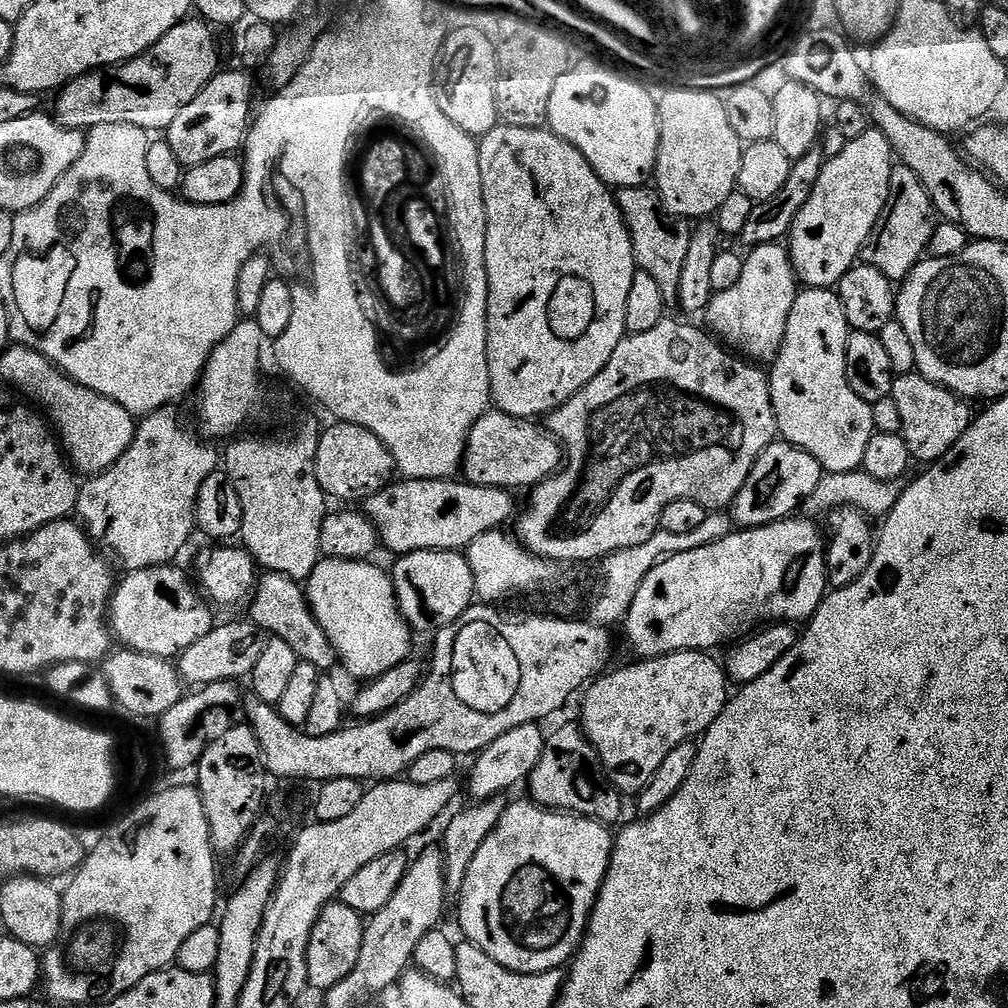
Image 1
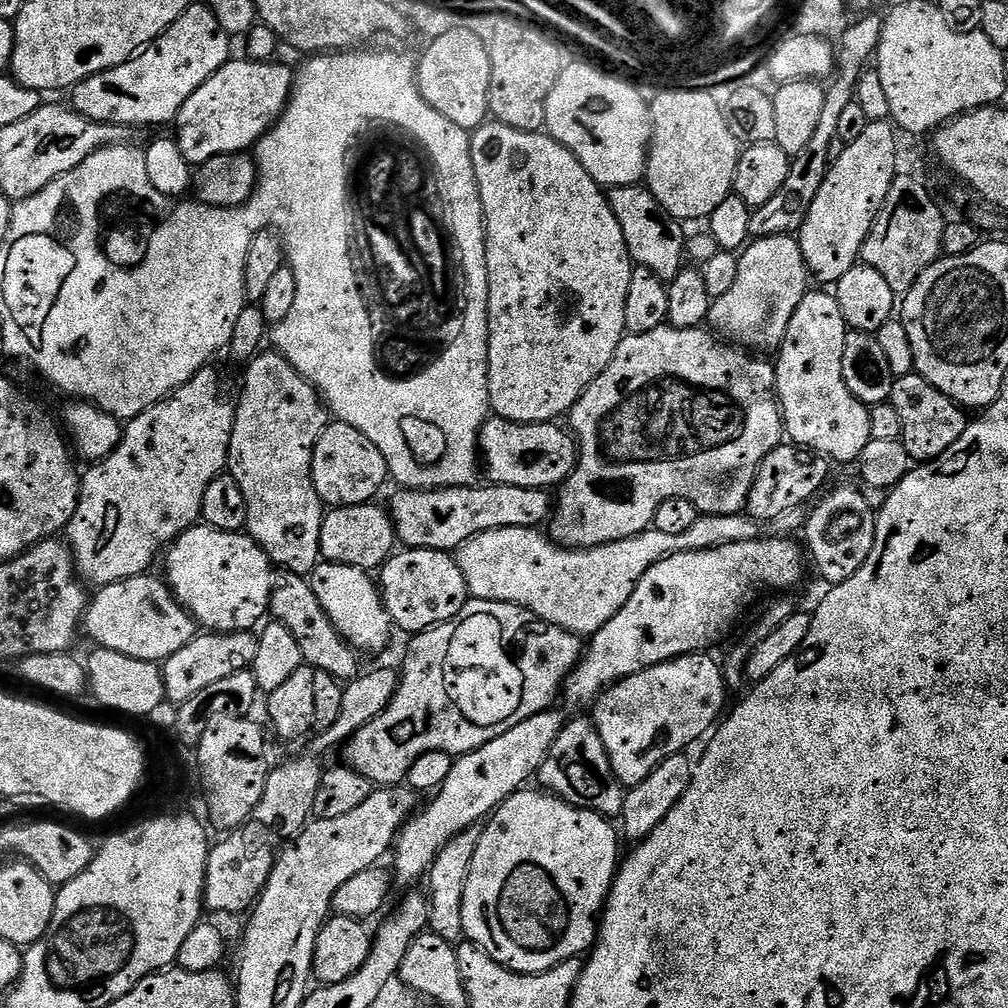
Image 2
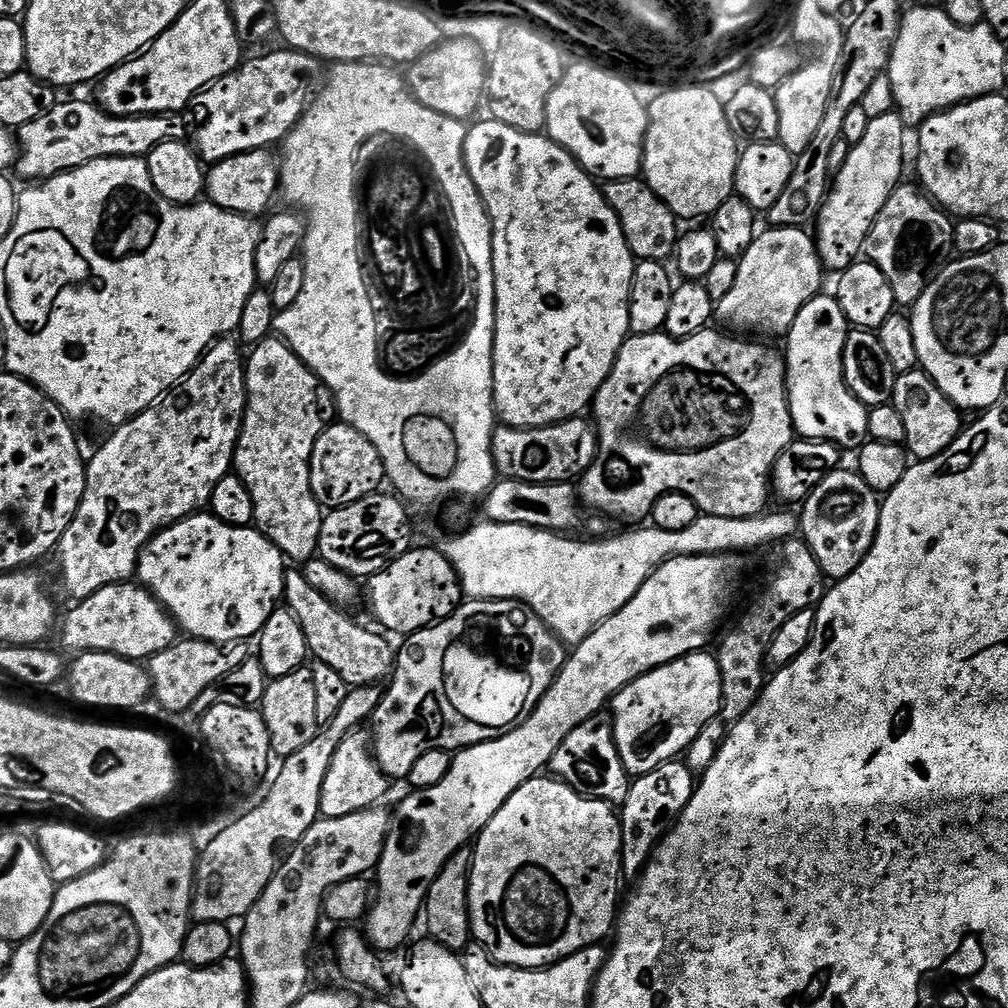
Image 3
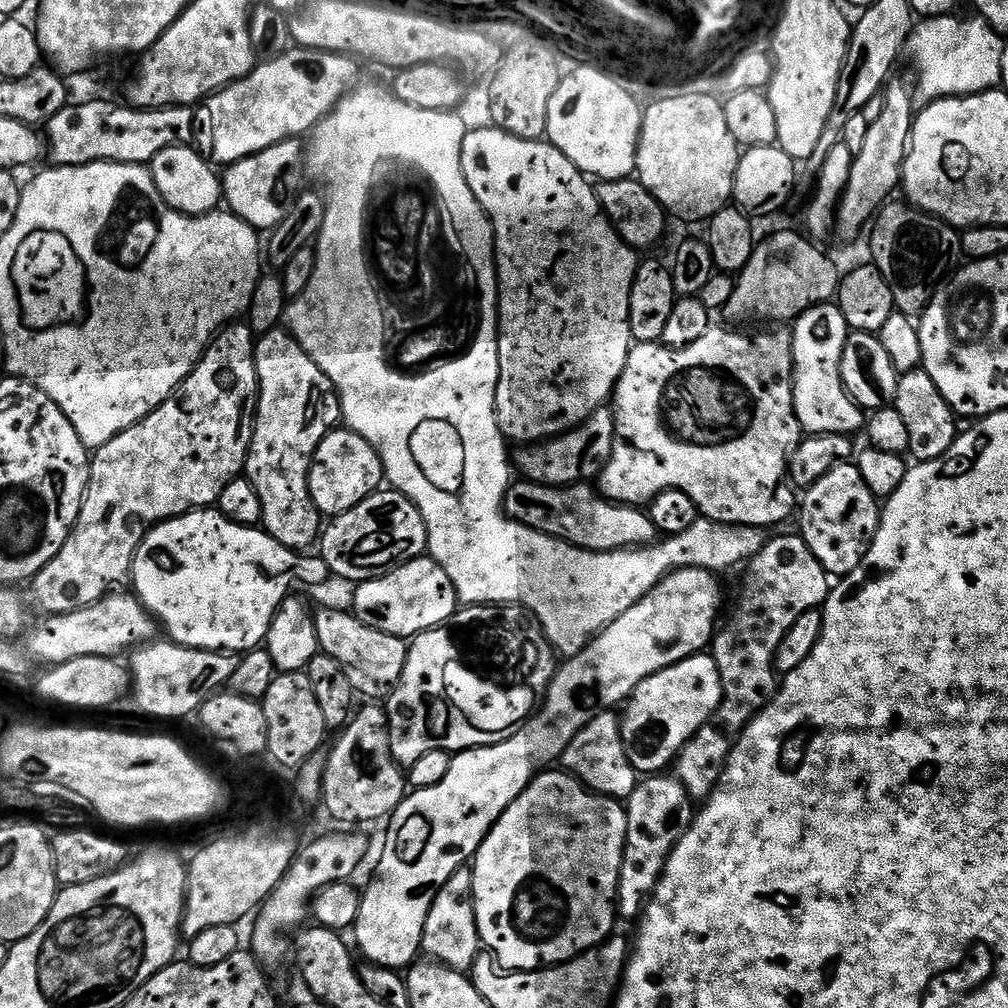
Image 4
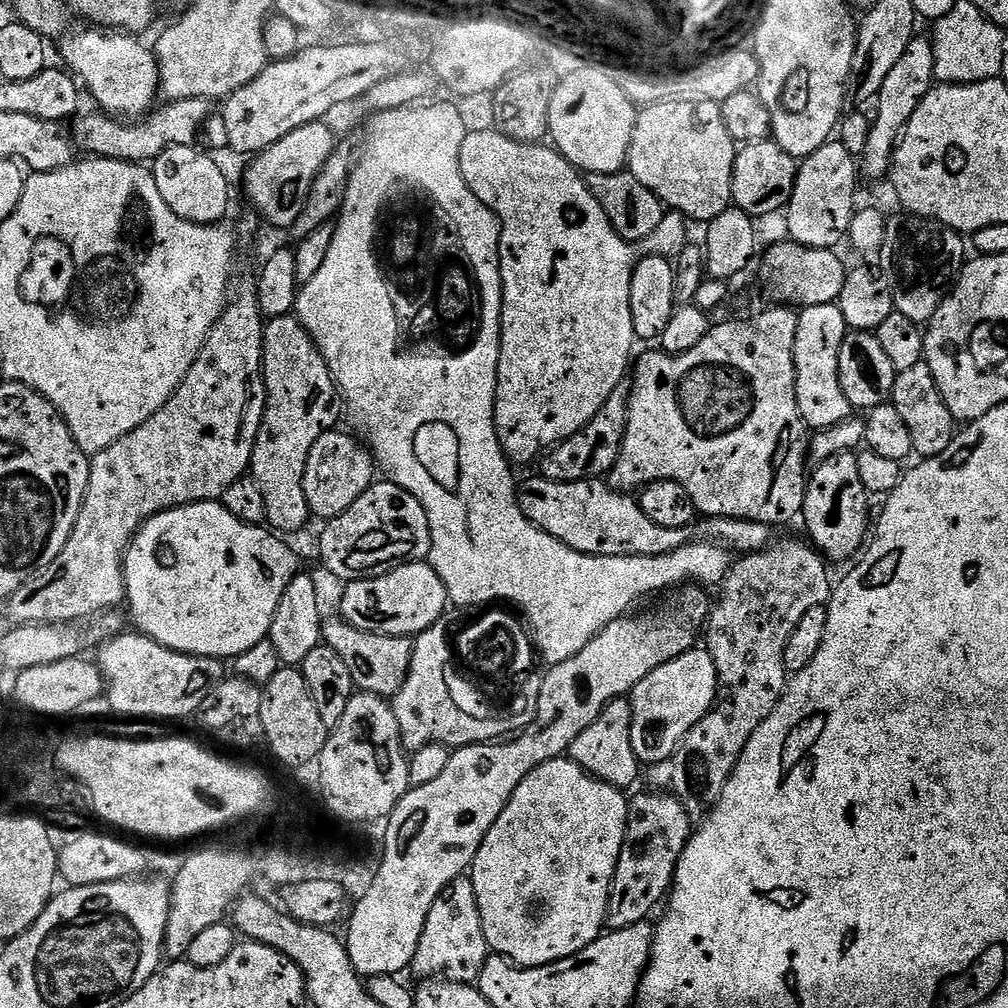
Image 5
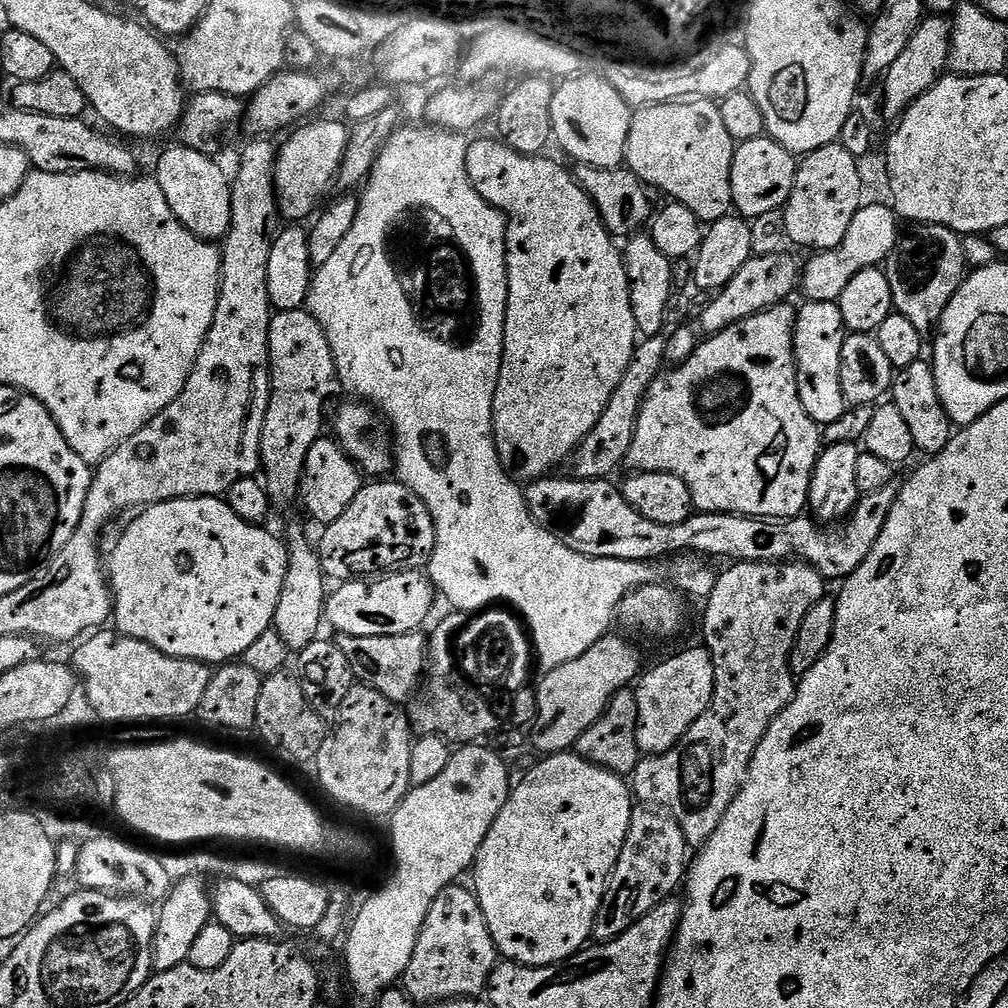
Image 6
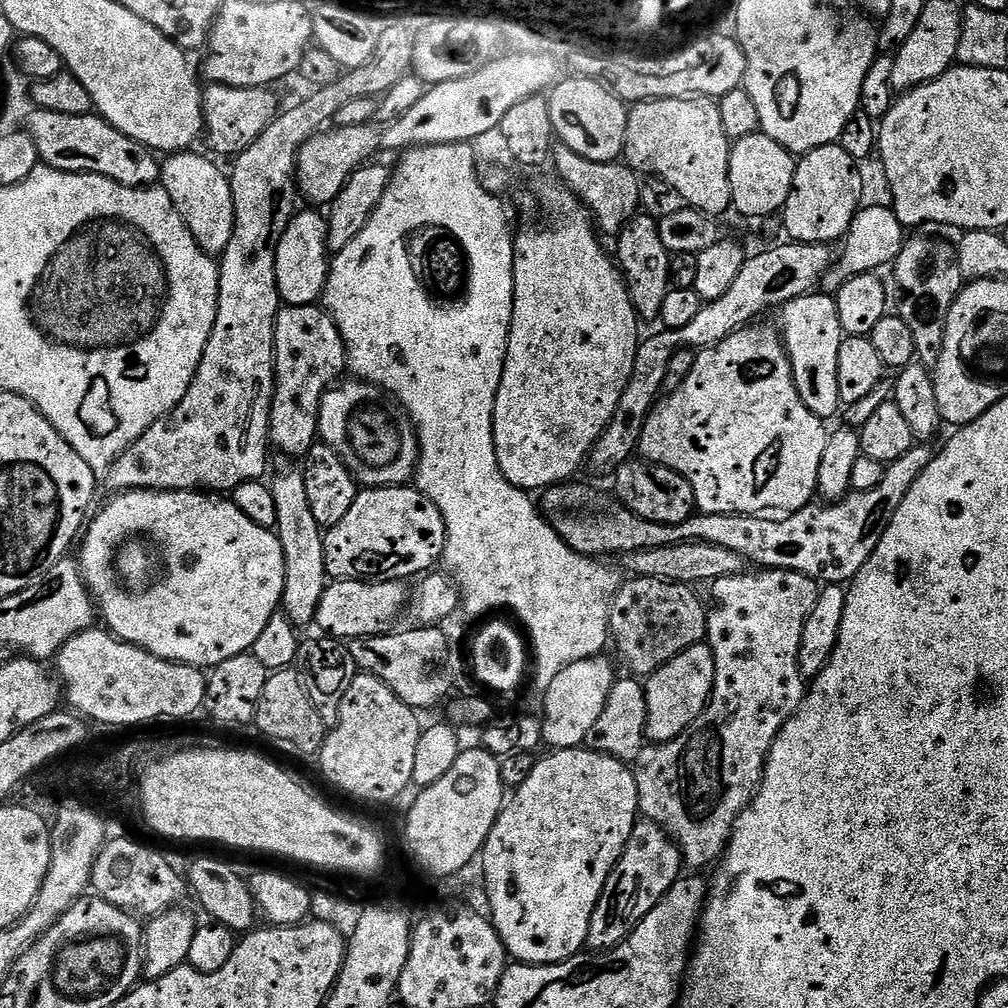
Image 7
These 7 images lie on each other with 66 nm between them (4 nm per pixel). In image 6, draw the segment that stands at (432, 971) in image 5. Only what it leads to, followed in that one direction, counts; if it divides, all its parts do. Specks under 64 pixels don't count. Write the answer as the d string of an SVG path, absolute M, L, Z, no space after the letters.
M460 882L449 884L442 890L442 894L438 894L438 898L434 898L426 914L426 922L422 922L422 930L414 946L414 958L410 958L410 966L406 966L402 977L404 991L424 1006L428 1006L431 1000L439 1002L479 997L487 989L490 974L498 963L496 943L490 934L490 926L486 926L486 914L482 914L482 906L475 891L471 887L463 888L462 885Z

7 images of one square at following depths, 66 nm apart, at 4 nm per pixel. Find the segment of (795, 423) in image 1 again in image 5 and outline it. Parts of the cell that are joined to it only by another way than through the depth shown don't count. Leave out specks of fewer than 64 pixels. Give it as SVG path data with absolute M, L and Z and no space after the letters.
M836 304L810 306L799 313L798 334L796 335L796 401L800 413L809 429L819 430L833 428L853 415L854 409L846 394L842 394L842 386L838 378L838 354L842 350L842 342L846 335L846 325L842 318L842 310Z

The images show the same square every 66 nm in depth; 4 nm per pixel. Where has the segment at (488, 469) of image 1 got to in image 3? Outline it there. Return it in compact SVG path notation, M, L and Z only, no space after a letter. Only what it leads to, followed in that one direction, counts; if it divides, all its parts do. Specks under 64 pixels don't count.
M588 418L564 420L545 428L500 426L492 434L492 457L497 473L506 480L521 480L531 484L566 484L579 481L595 462L599 448L593 421Z

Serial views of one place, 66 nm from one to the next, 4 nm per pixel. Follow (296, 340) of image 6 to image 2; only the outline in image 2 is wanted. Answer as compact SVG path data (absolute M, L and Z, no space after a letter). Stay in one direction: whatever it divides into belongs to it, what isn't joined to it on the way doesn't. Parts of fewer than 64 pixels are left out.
M261 351L247 361L240 404L235 405L236 421L230 434L226 472L238 482L238 490L242 490L242 498L246 498L247 535L277 569L308 578L322 560L320 535L326 515L326 506L314 490L312 455L318 438L330 423L330 416L315 386L306 382L306 378L302 378L302 374L298 374L298 370L294 370L279 352L267 351Z

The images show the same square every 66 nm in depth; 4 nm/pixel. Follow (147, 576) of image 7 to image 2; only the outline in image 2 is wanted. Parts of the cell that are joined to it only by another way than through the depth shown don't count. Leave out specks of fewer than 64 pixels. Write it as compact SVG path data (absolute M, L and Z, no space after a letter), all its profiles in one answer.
M200 522L172 543L167 556L166 583L201 629L212 634L250 632L269 615L274 565L251 536L244 532L223 532Z

